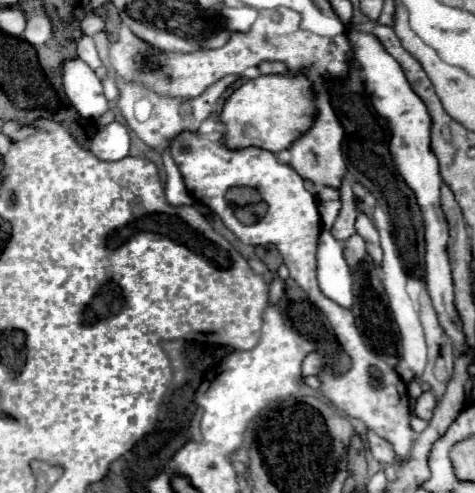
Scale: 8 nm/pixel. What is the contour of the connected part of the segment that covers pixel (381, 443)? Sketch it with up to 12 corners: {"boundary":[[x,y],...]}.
{"boundary":[[368,430],[366,442],[382,464],[394,464],[394,450],[384,438]]}

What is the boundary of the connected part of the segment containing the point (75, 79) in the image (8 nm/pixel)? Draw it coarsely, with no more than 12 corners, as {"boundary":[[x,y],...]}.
{"boundary":[[80,58],[62,62],[62,86],[84,118],[110,108],[98,76]]}

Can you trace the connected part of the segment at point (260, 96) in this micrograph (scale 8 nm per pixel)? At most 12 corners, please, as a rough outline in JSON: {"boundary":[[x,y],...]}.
{"boundary":[[304,74],[258,76],[224,102],[230,150],[286,150],[312,124]]}

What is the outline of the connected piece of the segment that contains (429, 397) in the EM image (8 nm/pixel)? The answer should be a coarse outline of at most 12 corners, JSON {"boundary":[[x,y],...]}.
{"boundary":[[424,392],[414,406],[414,414],[430,420],[436,398]]}

